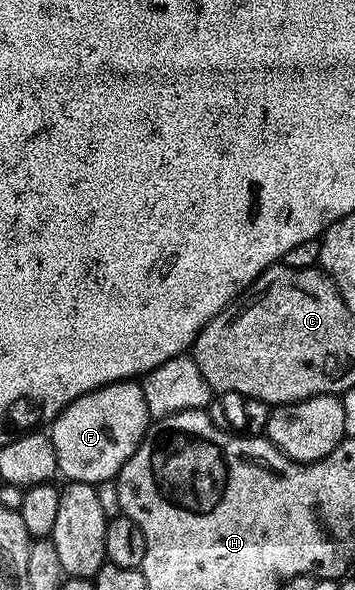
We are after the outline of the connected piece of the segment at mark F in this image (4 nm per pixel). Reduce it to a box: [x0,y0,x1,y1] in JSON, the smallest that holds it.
[48,379,152,486]

